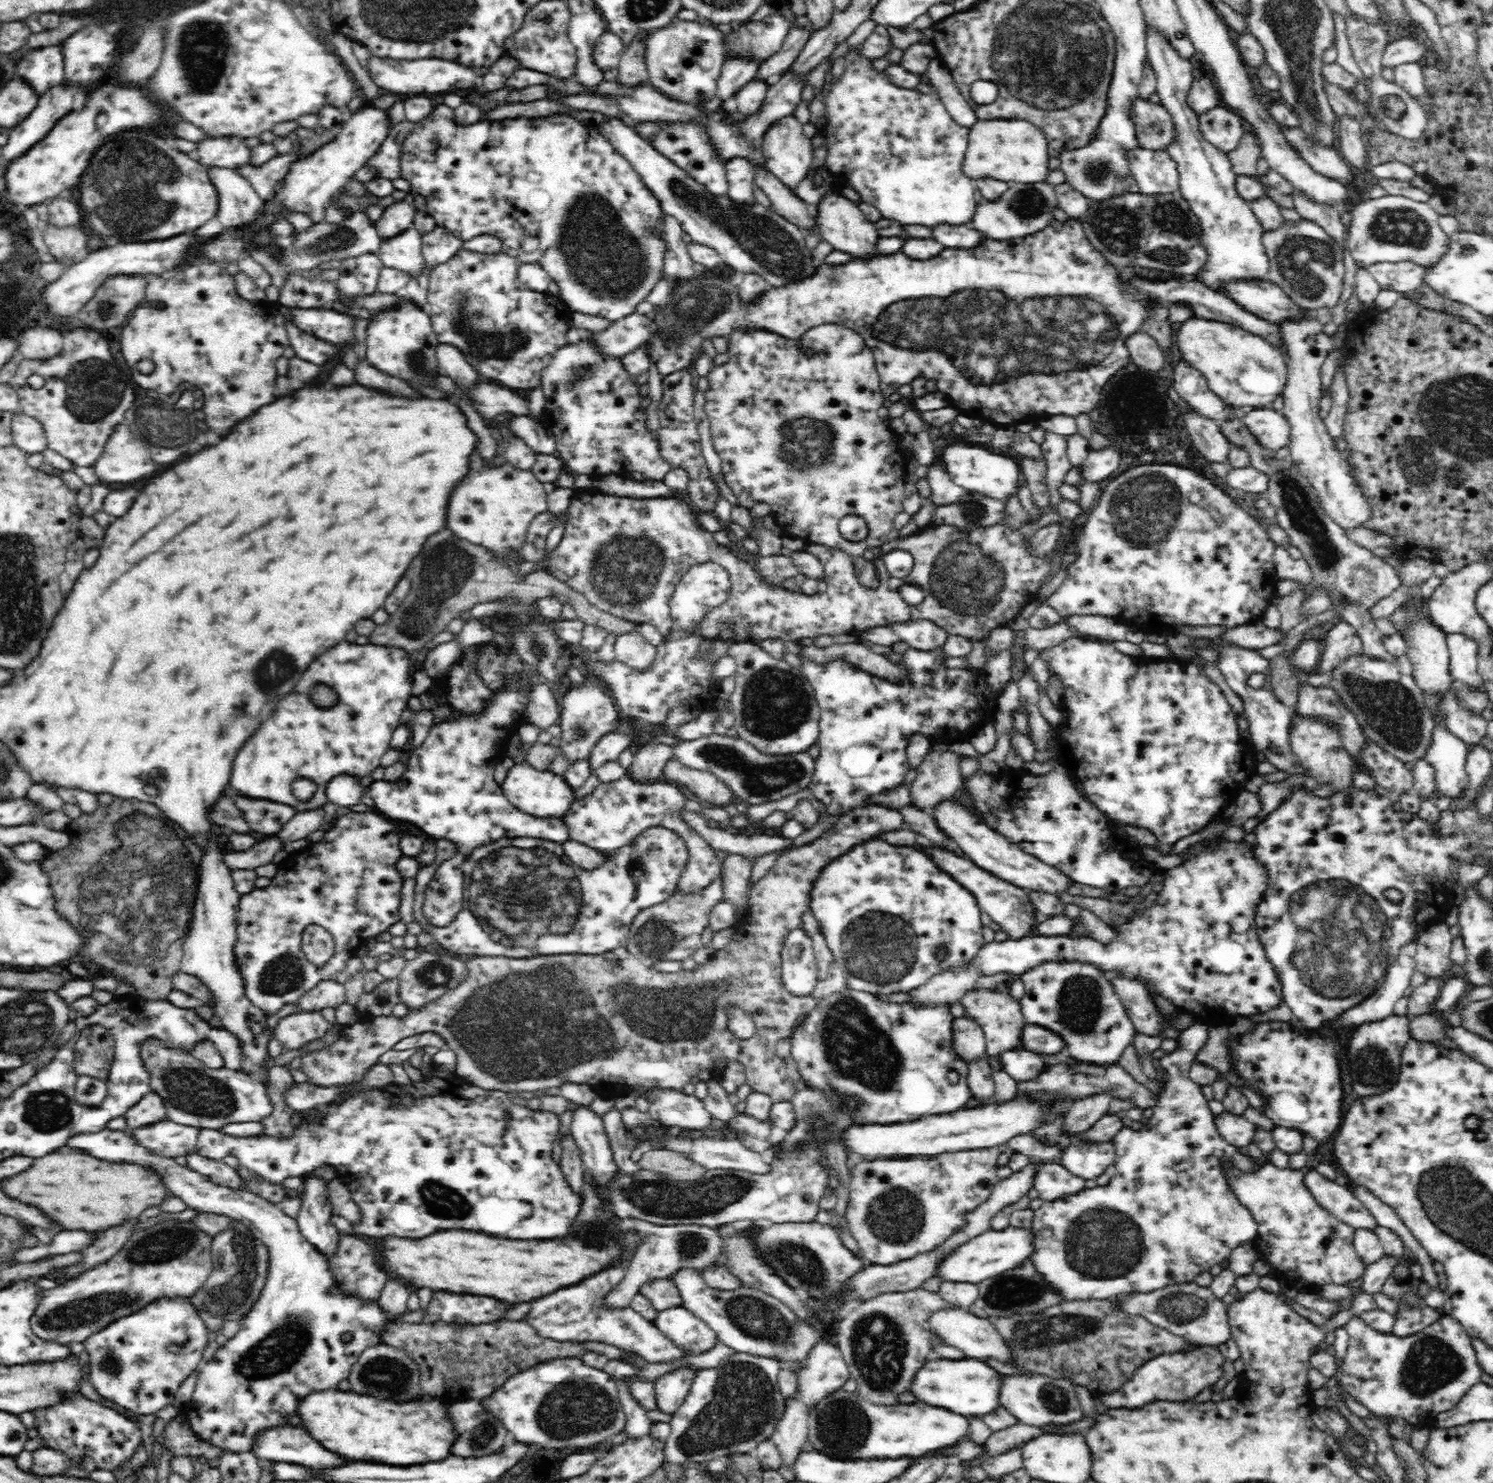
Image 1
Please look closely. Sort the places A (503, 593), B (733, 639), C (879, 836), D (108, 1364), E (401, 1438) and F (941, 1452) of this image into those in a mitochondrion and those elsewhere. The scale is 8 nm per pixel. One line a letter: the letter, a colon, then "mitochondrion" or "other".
A: other
B: other
C: other
D: mitochondrion
E: other
F: other

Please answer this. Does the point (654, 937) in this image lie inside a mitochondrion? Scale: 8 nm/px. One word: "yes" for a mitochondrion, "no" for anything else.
yes

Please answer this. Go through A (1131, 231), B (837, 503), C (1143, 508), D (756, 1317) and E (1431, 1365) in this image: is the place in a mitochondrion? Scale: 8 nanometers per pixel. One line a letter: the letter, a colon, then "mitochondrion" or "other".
A: mitochondrion
B: other
C: mitochondrion
D: mitochondrion
E: mitochondrion

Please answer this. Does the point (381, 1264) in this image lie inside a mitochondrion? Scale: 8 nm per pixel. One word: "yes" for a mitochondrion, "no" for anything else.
no

